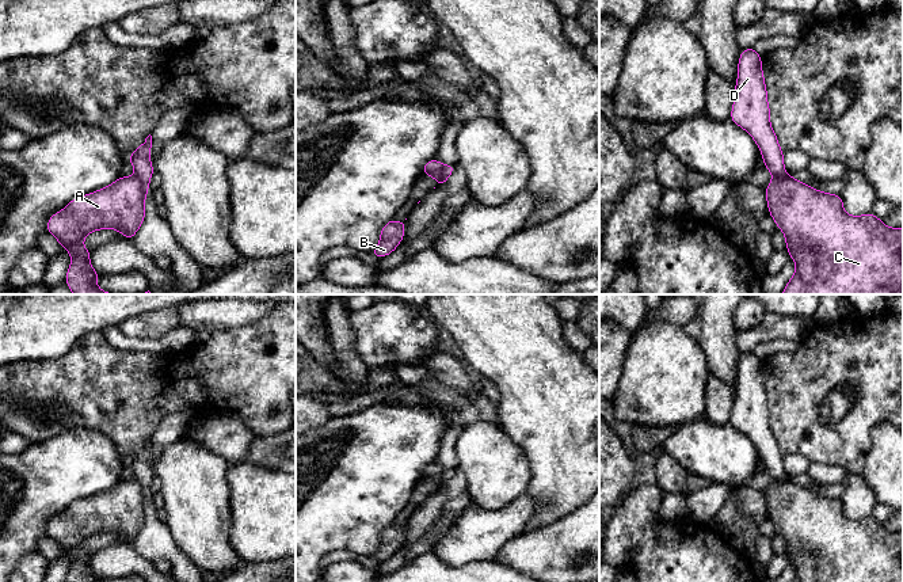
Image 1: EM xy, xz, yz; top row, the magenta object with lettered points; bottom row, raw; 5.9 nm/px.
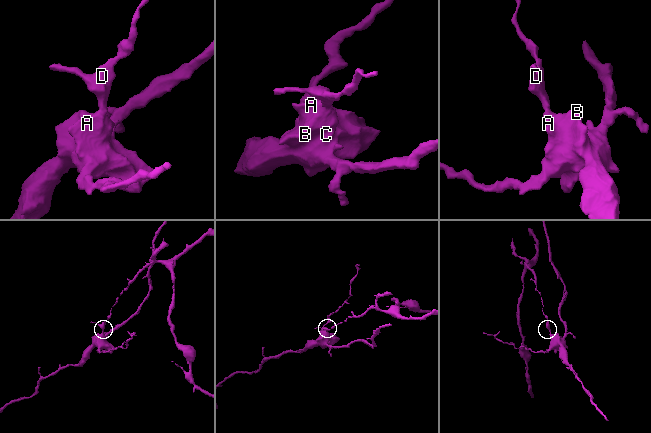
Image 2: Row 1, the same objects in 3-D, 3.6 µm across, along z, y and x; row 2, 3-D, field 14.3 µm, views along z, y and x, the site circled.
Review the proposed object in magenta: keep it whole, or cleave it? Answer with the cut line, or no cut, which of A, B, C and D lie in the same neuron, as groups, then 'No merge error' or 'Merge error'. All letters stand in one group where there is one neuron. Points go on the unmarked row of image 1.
Split along xy (136, 478), (148, 491). Groups: A B C / D. Merge error

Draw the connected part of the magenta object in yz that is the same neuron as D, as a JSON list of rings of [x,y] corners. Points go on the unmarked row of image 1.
[[[754,351],[740,355],[729,423],[746,434],[757,446],[763,471],[773,480],[785,482],[784,456],[770,429],[770,410],[762,374],[762,360]]]

